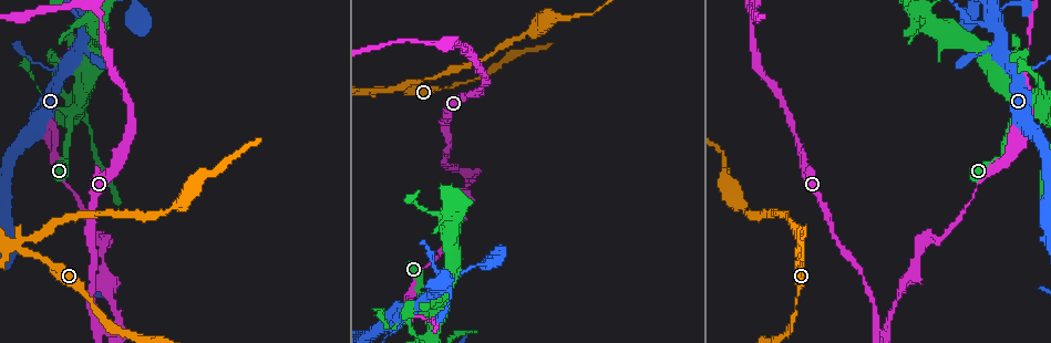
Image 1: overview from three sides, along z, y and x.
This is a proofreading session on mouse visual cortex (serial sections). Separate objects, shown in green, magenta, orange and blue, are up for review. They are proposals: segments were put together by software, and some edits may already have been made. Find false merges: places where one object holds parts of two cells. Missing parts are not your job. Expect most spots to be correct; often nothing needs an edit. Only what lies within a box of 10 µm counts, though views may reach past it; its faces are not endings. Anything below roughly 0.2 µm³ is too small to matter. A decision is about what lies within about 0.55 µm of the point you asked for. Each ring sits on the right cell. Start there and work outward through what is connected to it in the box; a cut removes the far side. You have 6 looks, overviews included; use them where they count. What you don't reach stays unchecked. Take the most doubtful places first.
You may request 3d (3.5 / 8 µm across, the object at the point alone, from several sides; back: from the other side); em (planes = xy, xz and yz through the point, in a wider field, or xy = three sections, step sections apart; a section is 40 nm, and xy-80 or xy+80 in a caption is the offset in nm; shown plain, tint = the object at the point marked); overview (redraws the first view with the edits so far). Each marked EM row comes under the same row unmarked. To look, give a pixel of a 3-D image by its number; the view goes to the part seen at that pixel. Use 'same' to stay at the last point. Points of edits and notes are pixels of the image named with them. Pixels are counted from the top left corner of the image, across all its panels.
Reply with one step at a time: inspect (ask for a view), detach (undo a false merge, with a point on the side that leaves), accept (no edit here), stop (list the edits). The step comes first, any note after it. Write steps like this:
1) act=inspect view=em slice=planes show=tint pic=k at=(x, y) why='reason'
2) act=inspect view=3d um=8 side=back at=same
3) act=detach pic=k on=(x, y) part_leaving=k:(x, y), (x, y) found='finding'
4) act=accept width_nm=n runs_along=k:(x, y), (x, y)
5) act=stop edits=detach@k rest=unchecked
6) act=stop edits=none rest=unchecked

act=inspect view=3d um=3.5 side=back pic=1 at=(375, 90) why='looks like a crossing'

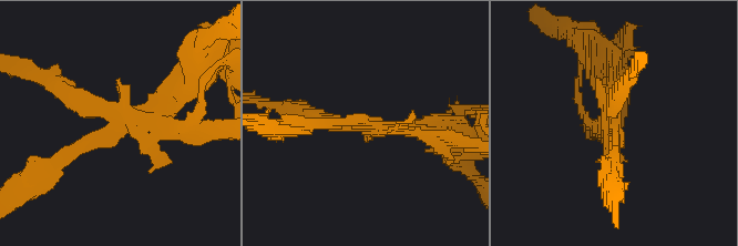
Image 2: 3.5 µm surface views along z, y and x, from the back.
act=inspect view=em slice=planes show=tint pic=2 at=(115, 126) why='need the tissue'

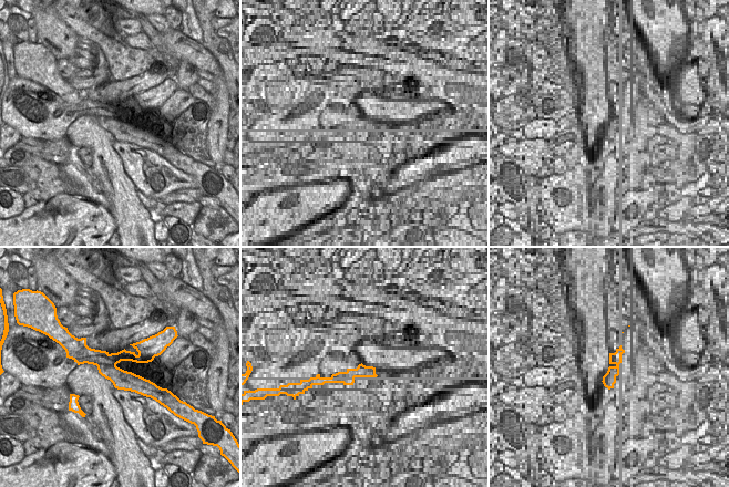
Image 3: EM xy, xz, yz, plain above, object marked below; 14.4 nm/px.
act=detach pic=2 on=(198, 125) border=3:(106, 354), (113, 360), (115, 365) found='two cells meet here'

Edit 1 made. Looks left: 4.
act=inspect view=3d um=3.5 pic=1 at=(879, 327) why='sharp bend'

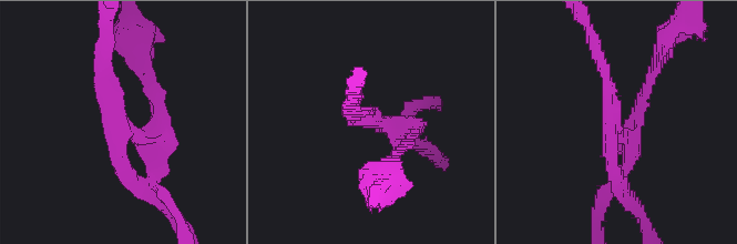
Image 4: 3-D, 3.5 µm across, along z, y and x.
act=inspect view=em slice=xy step=2 show=tint pic=4 at=(123, 126)

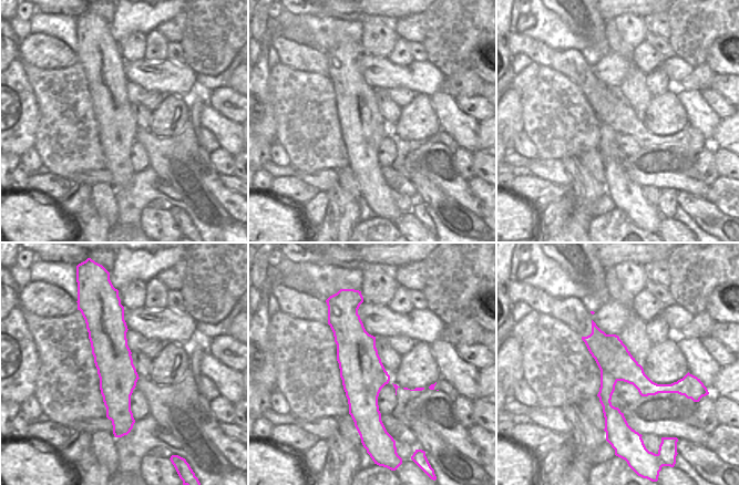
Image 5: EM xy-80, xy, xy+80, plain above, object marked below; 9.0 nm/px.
act=detach pic=4 on=(642, 95) part_leaving=4:(621, 134), (657, 67) found='a second cell is stuck on'

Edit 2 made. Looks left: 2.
act=stop edits=detach@2,detach@4 rest=unchecked

